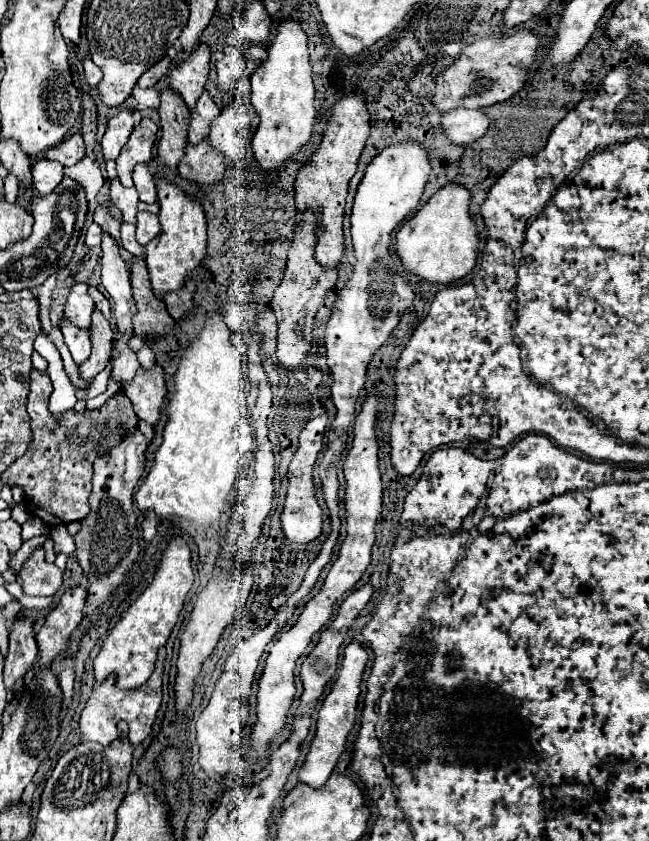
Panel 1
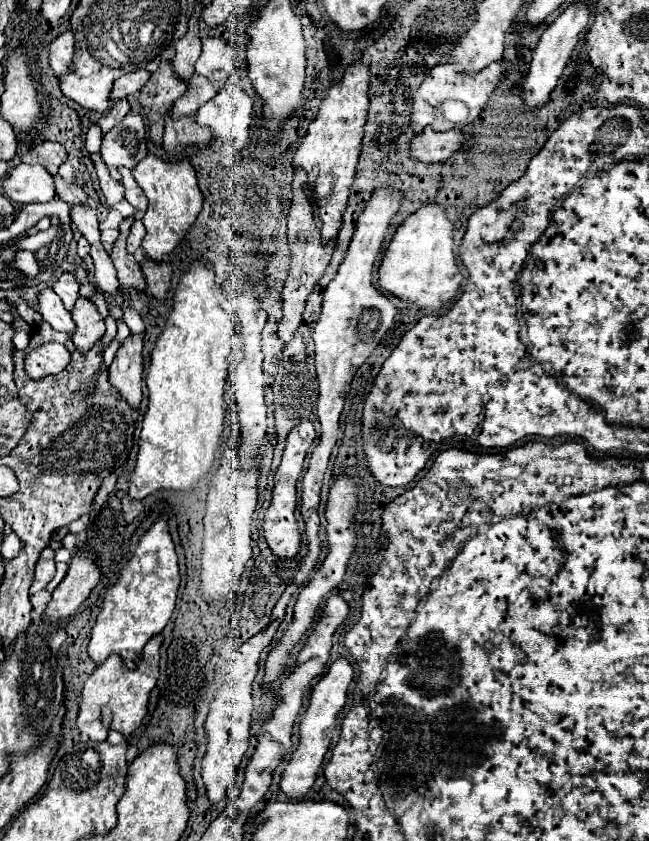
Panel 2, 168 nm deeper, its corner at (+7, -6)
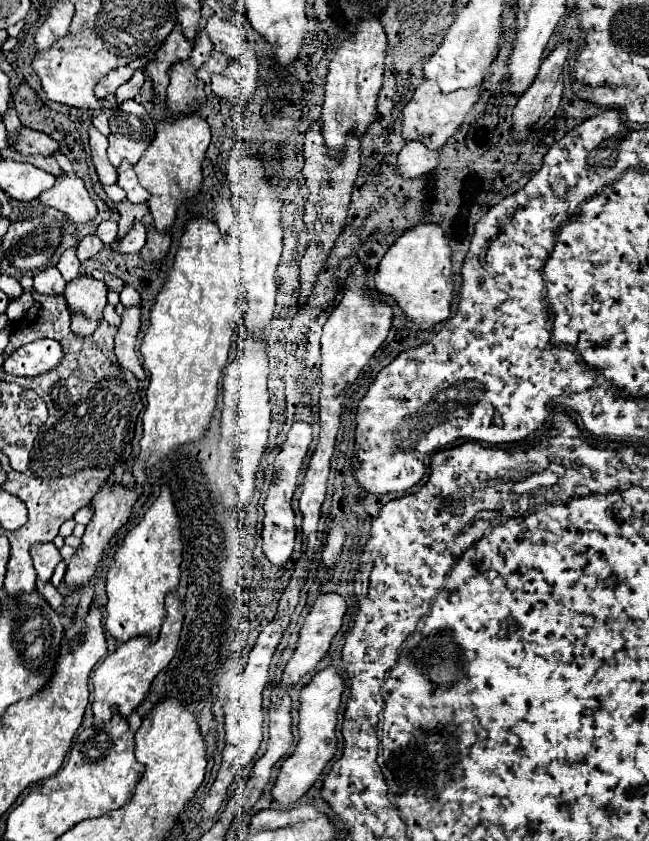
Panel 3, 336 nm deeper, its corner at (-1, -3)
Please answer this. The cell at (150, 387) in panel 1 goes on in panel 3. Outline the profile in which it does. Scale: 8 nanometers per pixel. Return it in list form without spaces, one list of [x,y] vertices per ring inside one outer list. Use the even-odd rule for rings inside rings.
[[[126,308],[122,316],[122,326],[116,334],[116,358],[124,370],[132,372],[142,382],[146,374],[136,356],[138,332],[140,332],[140,308]]]

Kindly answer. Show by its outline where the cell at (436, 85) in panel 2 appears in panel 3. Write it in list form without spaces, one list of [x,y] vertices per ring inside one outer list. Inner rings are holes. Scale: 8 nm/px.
[[[424,80],[408,106],[402,110],[402,136],[406,140],[420,140],[428,148],[440,148],[464,122],[464,116],[470,112],[470,108],[478,102],[480,98],[480,86],[464,88],[464,90],[454,90],[454,92],[440,92],[436,80]]]

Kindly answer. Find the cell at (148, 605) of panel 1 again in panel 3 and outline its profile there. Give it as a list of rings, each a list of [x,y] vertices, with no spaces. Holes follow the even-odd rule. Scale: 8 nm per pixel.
[[[164,486],[162,494],[144,514],[142,522],[124,538],[124,544],[116,552],[116,560],[108,570],[106,630],[118,642],[128,642],[136,636],[146,636],[150,638],[150,642],[156,642],[164,618],[164,600],[168,594],[174,594],[178,590],[180,562],[180,520],[172,502],[172,494]]]

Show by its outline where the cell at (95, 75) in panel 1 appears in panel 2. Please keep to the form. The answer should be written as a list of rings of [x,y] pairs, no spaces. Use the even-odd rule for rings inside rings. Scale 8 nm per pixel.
[[[70,27],[58,37],[54,37],[46,45],[46,49],[48,49],[48,63],[54,69],[54,73],[68,75],[68,69],[72,65],[72,55],[74,55],[74,33],[70,31]]]

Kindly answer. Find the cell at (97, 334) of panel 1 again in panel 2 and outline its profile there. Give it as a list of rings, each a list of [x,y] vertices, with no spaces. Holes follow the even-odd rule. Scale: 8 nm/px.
[[[78,297],[70,313],[76,323],[76,331],[70,335],[70,339],[78,347],[78,351],[84,353],[104,335],[104,319],[98,313],[96,305],[86,297]]]

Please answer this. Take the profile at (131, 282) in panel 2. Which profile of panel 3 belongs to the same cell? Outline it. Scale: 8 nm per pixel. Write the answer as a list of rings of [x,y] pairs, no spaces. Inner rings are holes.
[[[122,202],[116,208],[118,208],[118,214],[120,214],[120,220],[118,220],[120,234],[118,234],[118,238],[122,238],[126,232],[130,232],[130,228],[134,226],[134,220],[142,220],[148,214],[148,206],[146,204],[138,204],[136,206],[132,202]]]

